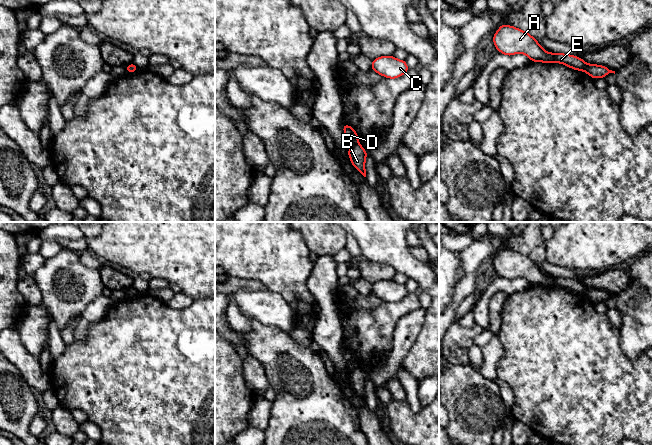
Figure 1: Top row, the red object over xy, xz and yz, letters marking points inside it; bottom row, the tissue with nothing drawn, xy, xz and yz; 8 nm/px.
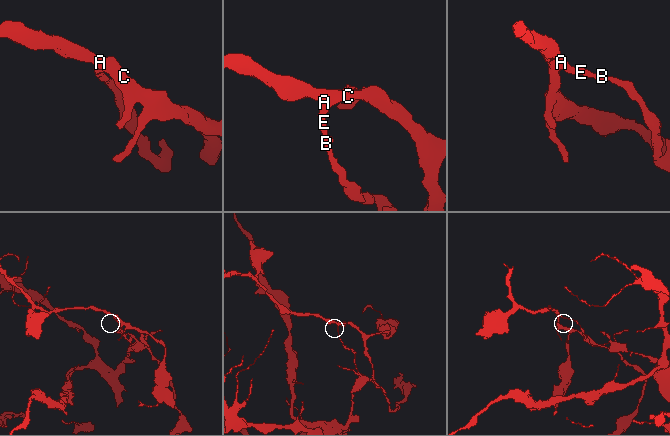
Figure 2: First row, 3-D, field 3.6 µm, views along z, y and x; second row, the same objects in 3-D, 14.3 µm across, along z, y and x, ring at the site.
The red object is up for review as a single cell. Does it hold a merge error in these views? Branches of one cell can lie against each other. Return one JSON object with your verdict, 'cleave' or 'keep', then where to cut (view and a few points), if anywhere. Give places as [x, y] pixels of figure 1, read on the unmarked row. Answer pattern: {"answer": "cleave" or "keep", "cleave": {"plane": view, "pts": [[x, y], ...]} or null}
{"answer": "cleave", "cleave": {"plane": "xz", "pts": [[358, 367], [350, 371]]}}

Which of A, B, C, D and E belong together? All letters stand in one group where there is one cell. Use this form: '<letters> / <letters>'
A C D E / B

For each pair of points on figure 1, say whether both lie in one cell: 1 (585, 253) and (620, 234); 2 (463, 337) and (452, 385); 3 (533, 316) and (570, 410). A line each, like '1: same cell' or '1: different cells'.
1: same cell
2: different cells
3: same cell

